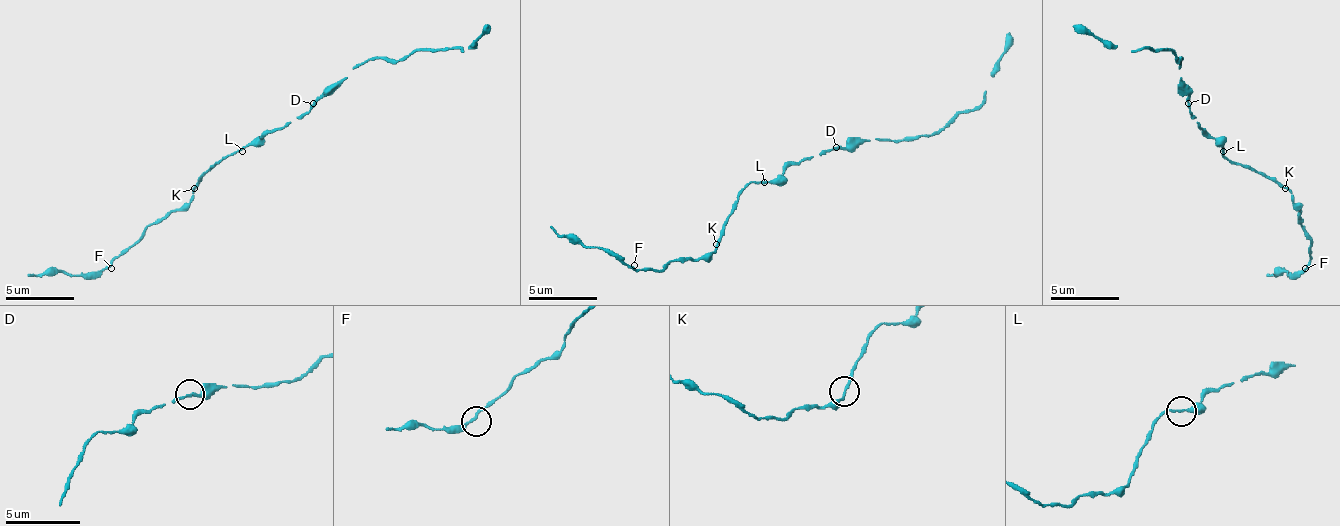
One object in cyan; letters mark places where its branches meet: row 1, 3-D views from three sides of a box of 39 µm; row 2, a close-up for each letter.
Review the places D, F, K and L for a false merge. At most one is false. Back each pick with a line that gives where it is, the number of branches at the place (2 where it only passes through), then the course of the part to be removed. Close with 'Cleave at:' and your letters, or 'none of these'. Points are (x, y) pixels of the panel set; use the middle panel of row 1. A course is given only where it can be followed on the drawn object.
Cleave at: none of these

